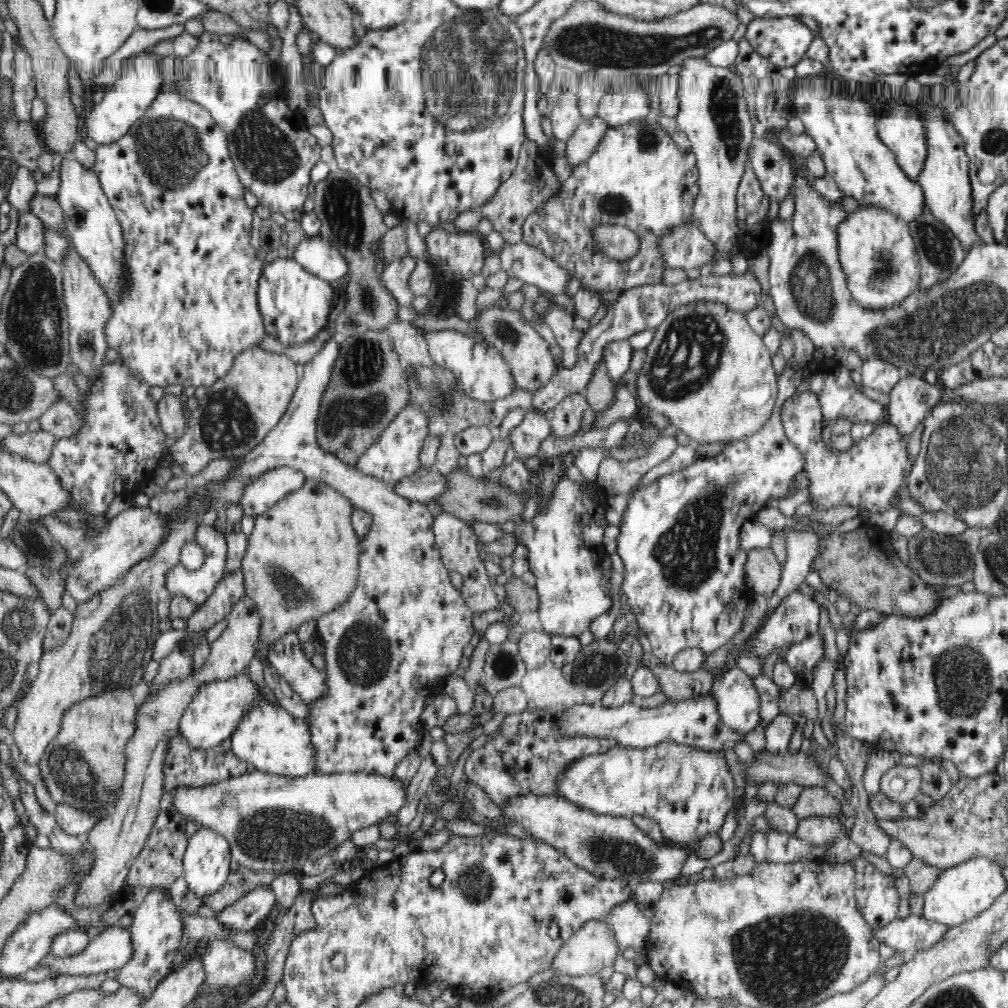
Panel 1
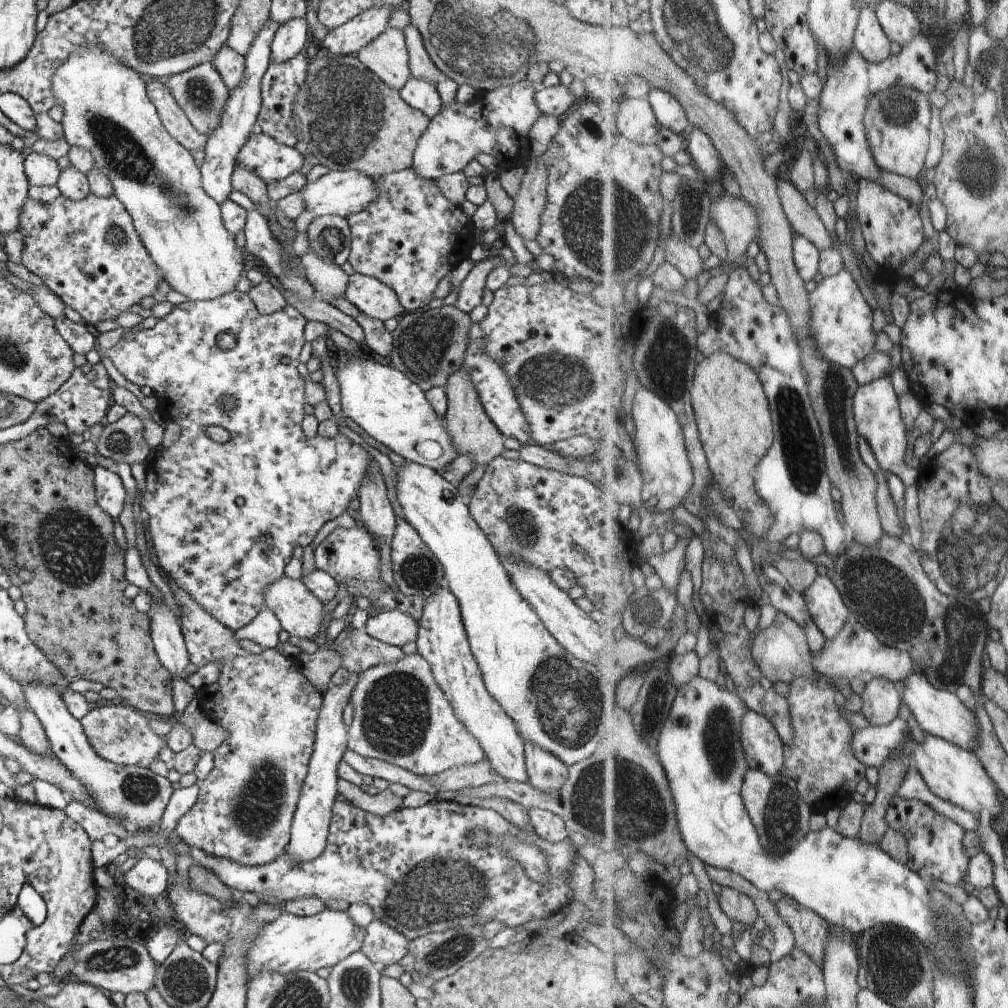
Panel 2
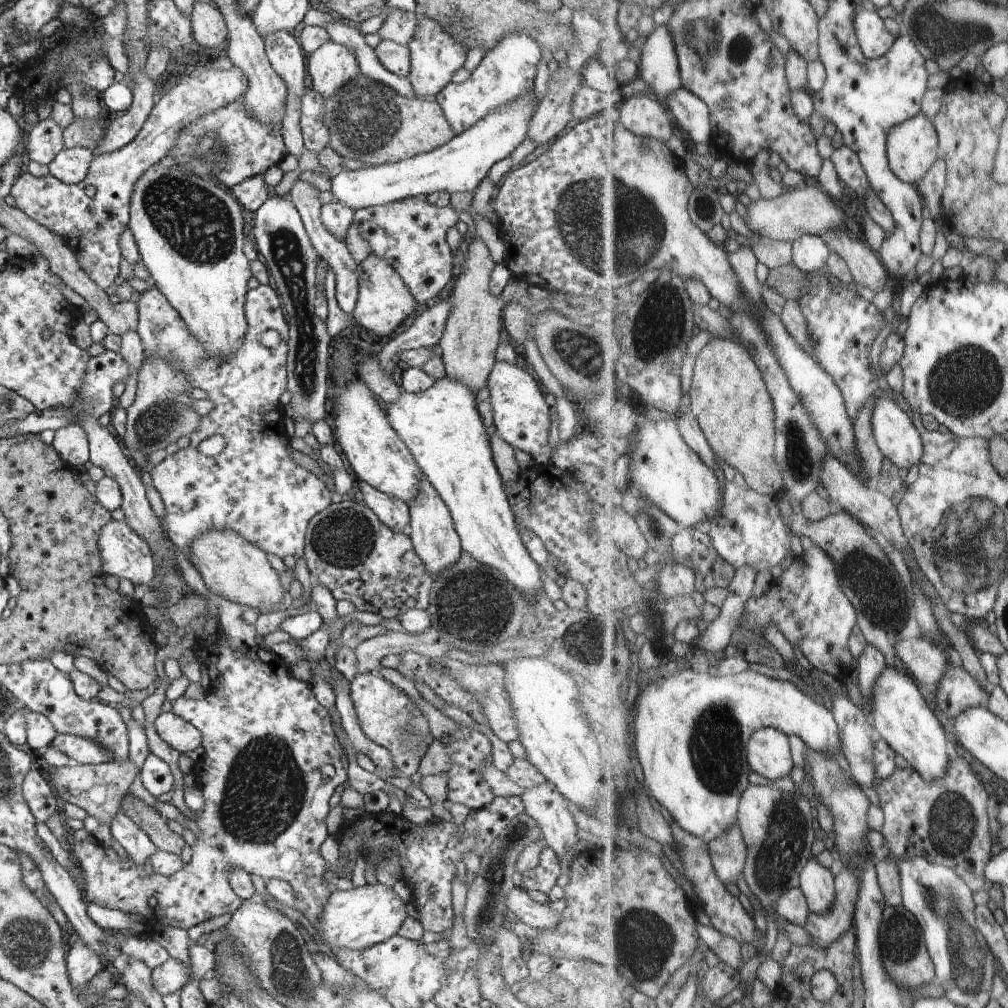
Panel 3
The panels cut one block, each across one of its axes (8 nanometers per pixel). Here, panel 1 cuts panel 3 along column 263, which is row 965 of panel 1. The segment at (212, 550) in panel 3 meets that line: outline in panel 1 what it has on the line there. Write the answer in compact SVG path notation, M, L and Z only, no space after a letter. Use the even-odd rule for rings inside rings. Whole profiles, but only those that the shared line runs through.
M590 920L580 926L580 929L560 948L551 967L556 971L557 976L584 977L599 974L604 968L613 966L618 954L620 954L620 949L608 921Z

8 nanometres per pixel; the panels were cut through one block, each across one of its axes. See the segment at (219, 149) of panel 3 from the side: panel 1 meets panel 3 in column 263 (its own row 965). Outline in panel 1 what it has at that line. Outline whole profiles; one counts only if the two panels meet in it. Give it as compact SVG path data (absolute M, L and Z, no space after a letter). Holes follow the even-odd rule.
M152 888L143 896L137 905L133 921L129 928L132 935L134 956L128 964L116 969L115 980L122 986L138 993L144 1001L148 1001L156 991L158 984L163 982L174 970L179 951L182 949L183 921L179 910L172 901L166 888Z

